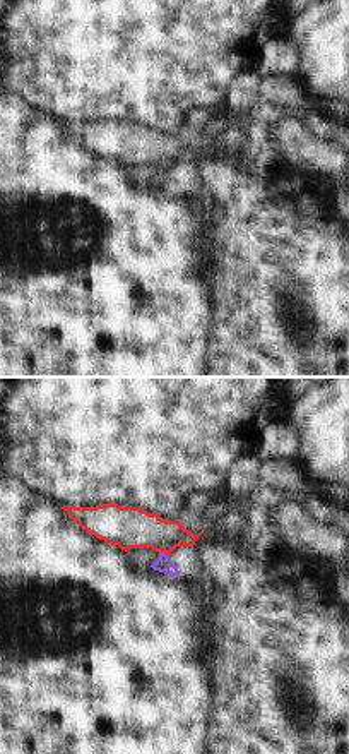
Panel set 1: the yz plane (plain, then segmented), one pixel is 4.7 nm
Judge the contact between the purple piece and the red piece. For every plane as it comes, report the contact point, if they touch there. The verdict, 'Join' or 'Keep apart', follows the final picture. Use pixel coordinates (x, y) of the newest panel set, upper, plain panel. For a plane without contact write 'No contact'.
Touches purple at (165, 170).

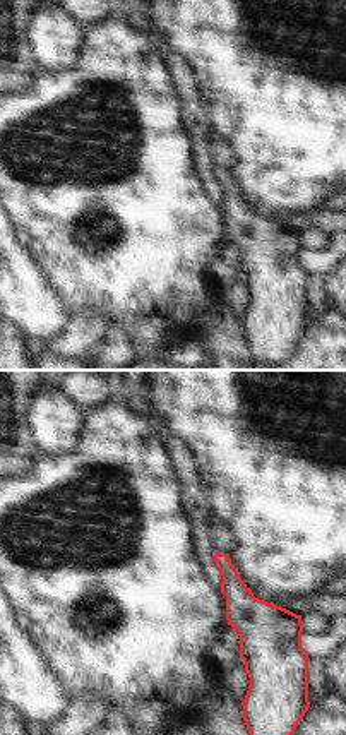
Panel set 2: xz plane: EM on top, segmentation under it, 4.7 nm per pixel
Touches purple at (214, 170).

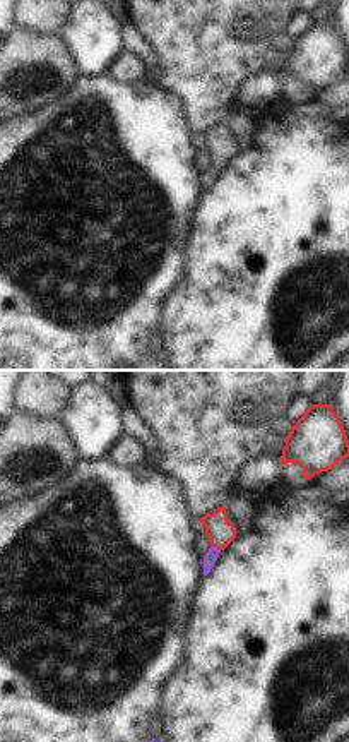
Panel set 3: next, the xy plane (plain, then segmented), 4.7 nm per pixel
Touches purple at (214, 163).

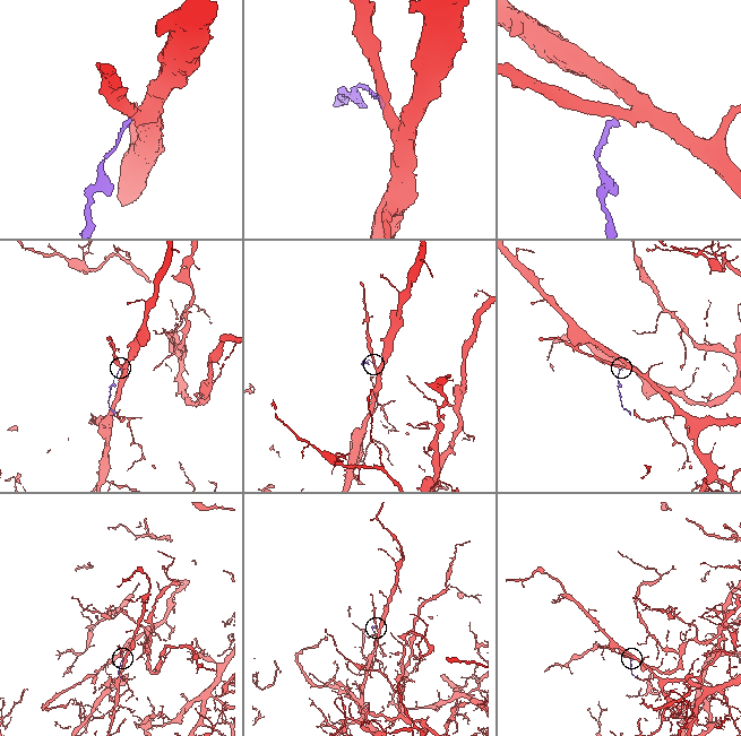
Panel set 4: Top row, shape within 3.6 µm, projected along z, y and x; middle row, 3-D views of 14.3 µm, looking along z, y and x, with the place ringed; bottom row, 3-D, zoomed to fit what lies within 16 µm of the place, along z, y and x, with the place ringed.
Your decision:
Join.

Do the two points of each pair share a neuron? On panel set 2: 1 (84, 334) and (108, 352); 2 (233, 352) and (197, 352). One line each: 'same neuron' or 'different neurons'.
1: different neurons
2: different neurons

